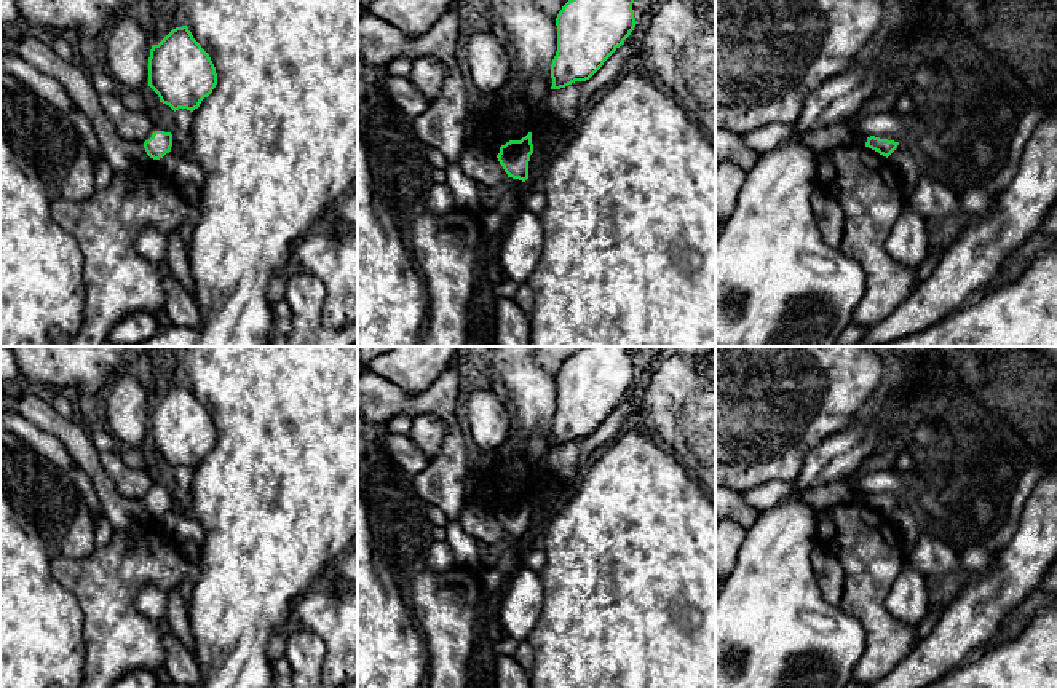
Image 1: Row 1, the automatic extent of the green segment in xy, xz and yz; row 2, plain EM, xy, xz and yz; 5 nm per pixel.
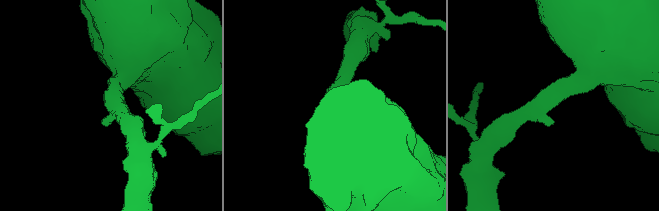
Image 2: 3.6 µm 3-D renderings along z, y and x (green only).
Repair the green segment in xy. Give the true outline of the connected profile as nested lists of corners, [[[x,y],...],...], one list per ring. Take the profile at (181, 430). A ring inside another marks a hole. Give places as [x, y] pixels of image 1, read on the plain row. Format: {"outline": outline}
{"outline": [[[187,383],[172,386],[148,415],[148,444],[160,460],[174,469],[193,469],[217,442],[216,425],[209,412],[193,396]]]}

